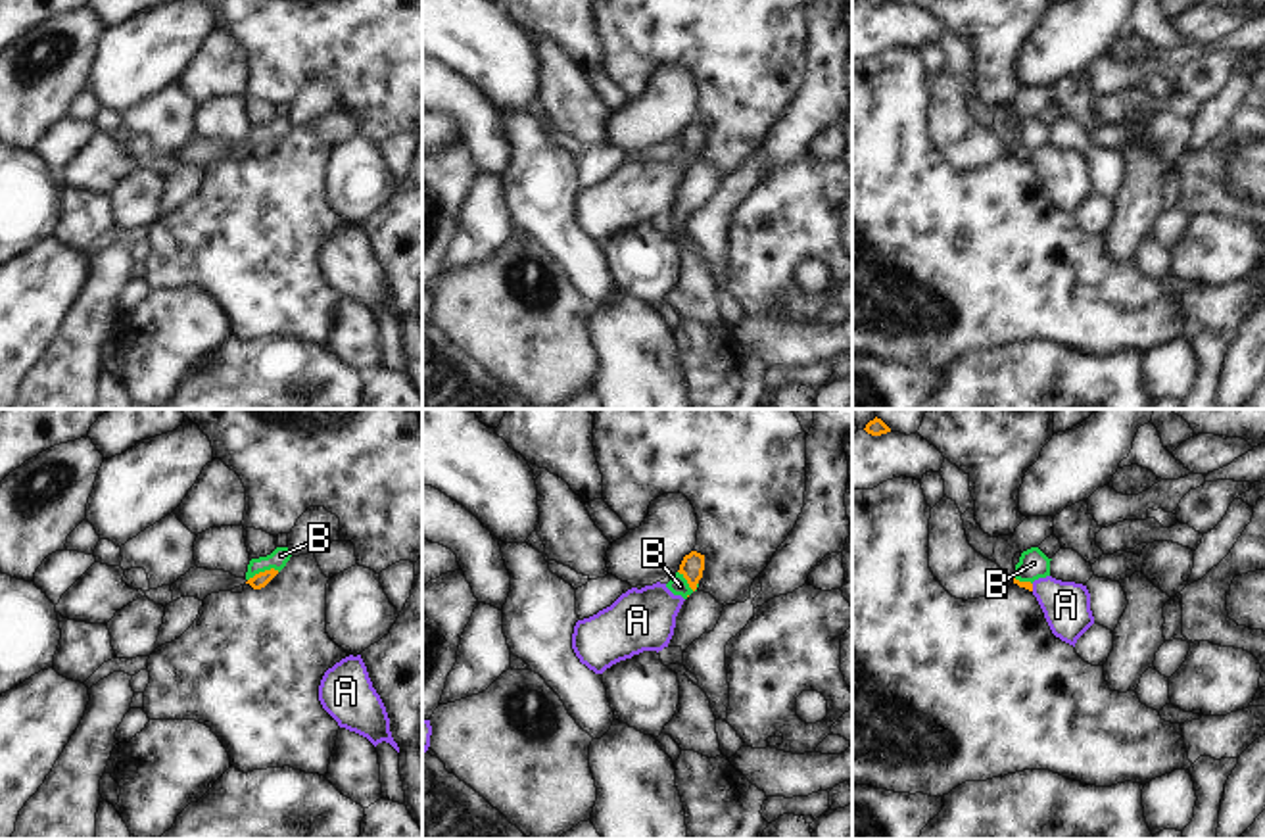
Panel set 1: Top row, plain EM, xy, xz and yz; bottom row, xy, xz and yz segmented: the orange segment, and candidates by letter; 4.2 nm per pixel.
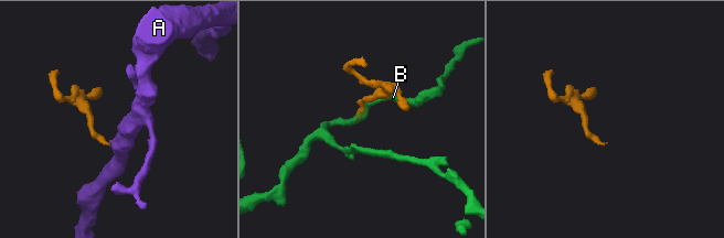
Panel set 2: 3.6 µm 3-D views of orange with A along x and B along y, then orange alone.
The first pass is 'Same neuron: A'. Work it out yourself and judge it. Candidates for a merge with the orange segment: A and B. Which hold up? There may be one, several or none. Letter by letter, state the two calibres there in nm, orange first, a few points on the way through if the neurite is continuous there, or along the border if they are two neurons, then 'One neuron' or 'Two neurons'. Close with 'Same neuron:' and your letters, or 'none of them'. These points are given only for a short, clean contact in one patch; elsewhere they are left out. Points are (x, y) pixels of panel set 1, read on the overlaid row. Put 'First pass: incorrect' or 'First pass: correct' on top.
First pass: correct
A: Thickness 30 nm (orange) against 200 nm. Path across: yz (1022, 584), (1031, 588), (1043, 588), (1066, 605). One neuron
B: Thickness 70 nm (orange) against 80 nm. Two neurons
Same neuron: A

